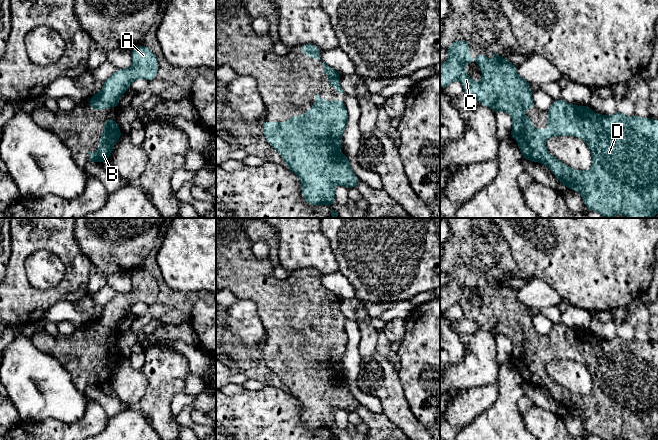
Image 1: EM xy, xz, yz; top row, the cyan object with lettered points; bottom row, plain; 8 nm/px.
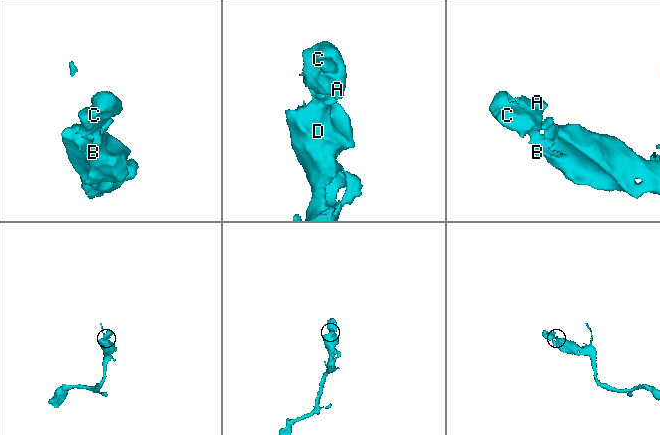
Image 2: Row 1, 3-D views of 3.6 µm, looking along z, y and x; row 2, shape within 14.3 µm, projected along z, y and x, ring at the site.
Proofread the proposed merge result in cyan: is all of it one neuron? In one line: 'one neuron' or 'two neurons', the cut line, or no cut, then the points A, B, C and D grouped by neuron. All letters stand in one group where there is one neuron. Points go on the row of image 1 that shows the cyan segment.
one neuron; cut none; groups A B C D

